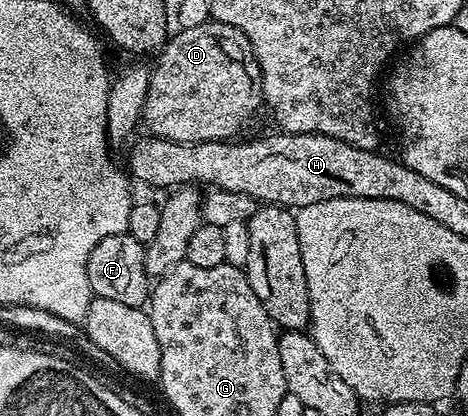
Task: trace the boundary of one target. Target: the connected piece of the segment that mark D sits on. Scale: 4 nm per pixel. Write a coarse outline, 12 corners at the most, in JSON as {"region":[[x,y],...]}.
{"region":[[214,19],[153,65],[143,121],[196,145],[240,136],[263,100],[249,39]]}

